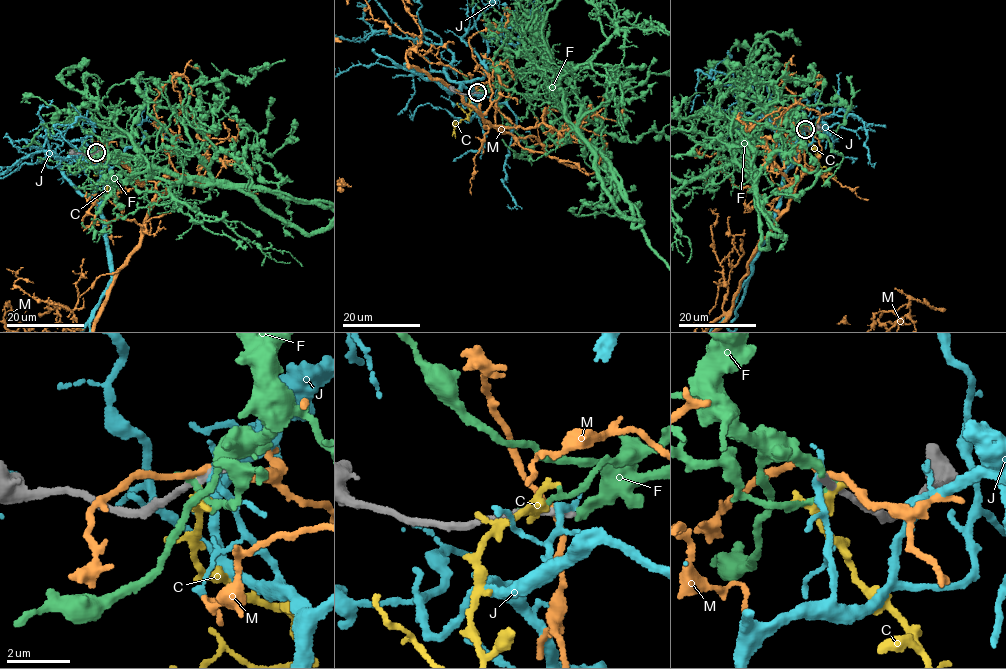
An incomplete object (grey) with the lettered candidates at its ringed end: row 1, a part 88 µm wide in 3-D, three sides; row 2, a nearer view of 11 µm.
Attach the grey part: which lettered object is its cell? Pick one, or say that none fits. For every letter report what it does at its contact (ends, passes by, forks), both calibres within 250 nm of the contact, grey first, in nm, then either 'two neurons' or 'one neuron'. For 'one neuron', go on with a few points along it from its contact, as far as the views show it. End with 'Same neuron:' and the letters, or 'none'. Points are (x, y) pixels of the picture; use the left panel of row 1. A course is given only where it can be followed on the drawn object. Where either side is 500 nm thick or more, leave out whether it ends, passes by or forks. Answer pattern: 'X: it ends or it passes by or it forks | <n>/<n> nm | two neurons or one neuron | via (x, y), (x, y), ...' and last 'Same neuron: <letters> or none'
C: it passes by | 280/280 nm | two neurons
F: it ends | 280/200 nm | one neuron
J: it ends | 260/320 nm | two neurons
M: it passes by | 280/190 nm | two neurons
Same neuron: F

